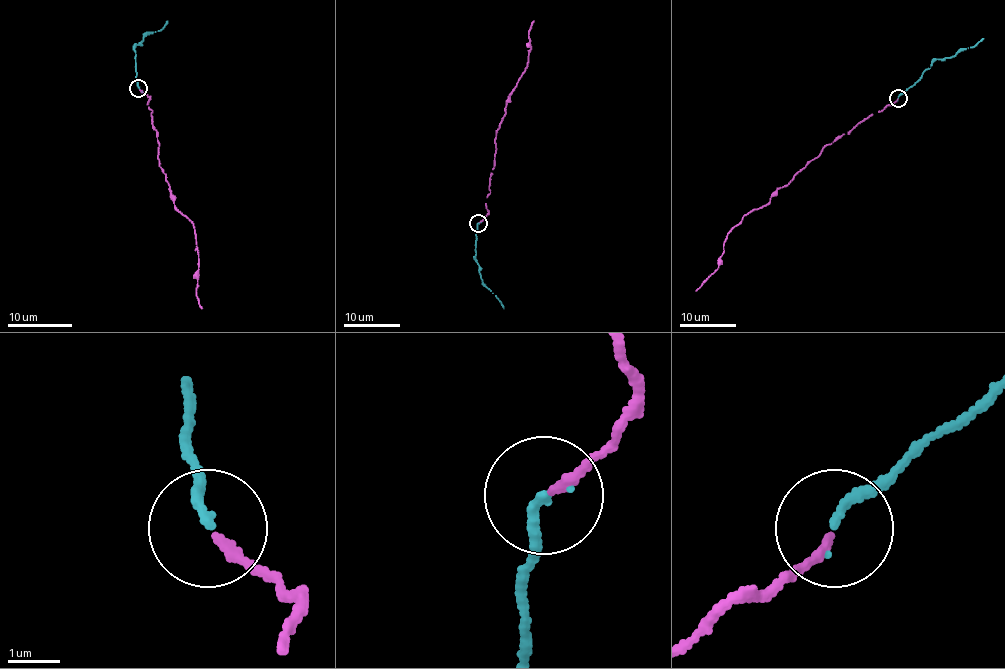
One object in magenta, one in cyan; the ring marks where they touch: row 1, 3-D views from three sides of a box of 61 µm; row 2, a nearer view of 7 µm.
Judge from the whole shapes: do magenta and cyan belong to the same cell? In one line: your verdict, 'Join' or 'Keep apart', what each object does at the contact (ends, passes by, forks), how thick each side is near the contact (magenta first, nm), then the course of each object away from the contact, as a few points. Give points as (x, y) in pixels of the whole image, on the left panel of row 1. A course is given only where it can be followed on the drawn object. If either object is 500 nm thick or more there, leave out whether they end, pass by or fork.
Join. At the ring magenta ends. At the ring cyan ends. Thickness 190 nm (magenta) against 170 nm. Course of magenta: (139, 89), (150, 98), (158, 166), (174, 206), (194, 224), (195, 295), (202, 308). Course of cyan: (139, 89), (134, 48), (168, 21)

